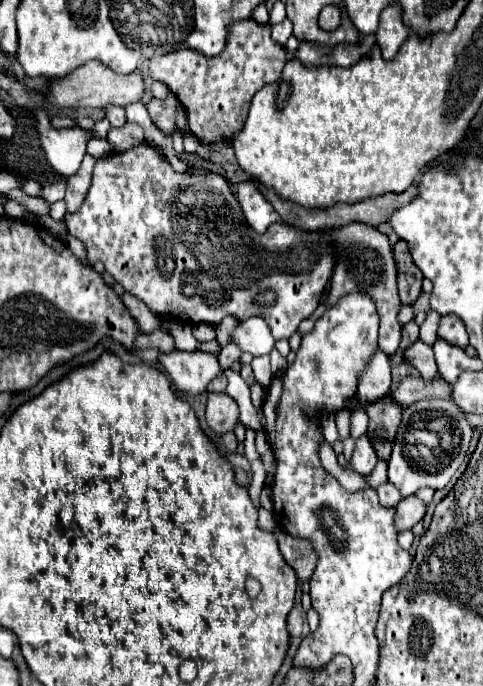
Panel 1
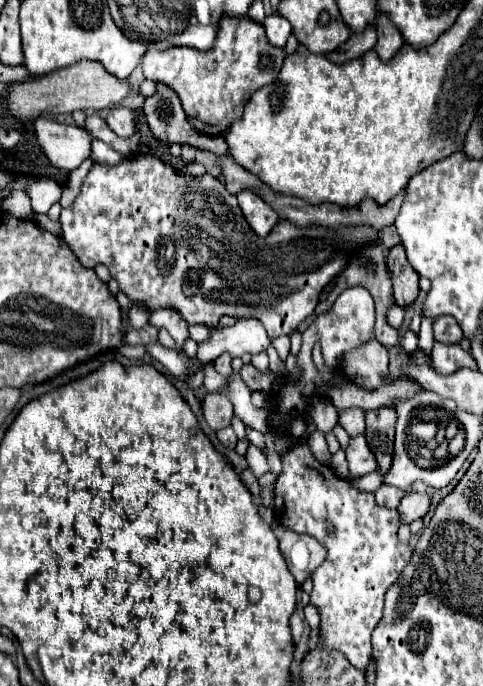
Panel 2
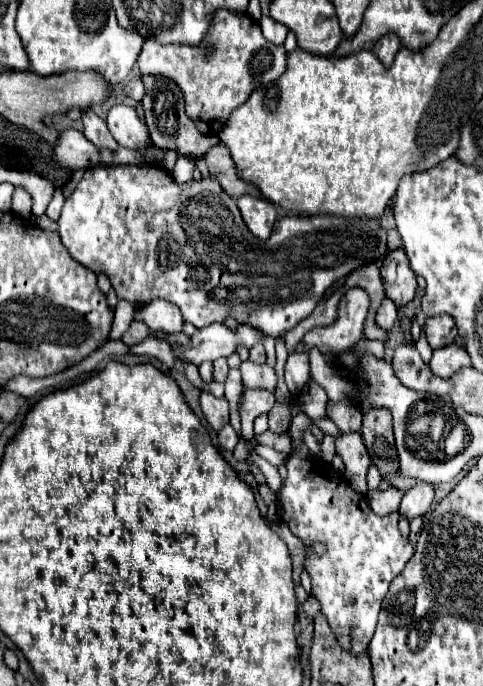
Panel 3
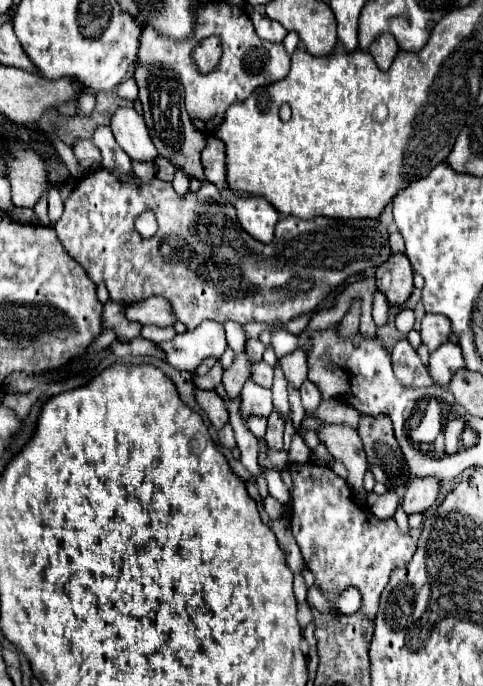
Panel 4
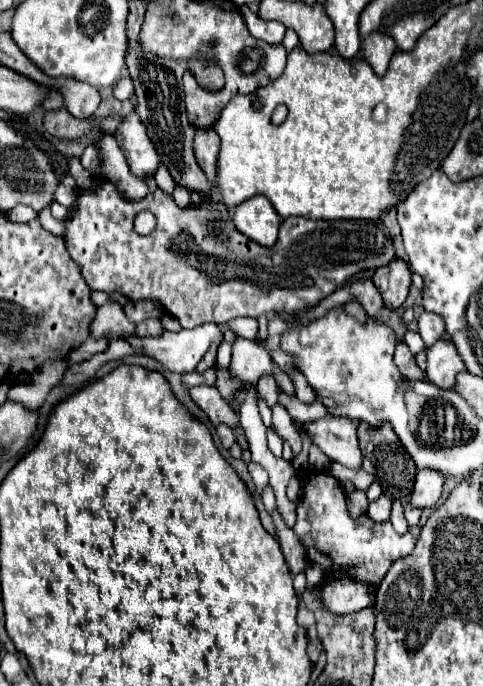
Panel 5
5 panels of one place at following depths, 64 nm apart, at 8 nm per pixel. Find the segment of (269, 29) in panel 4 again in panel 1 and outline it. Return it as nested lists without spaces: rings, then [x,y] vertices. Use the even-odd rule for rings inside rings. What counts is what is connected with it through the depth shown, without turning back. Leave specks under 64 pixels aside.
[[[286,18],[282,24],[272,26],[272,38],[274,38],[280,46],[284,46],[290,36],[292,36],[292,22],[290,22],[288,18]]]

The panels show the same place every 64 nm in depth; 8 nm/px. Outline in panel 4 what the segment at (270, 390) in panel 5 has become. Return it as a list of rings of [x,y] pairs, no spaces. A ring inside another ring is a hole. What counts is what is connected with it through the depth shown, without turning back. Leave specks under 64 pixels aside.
[[[258,362],[250,366],[250,380],[256,382],[258,386],[264,388],[272,388],[272,380],[274,380],[274,372],[272,366],[268,366],[266,362]]]

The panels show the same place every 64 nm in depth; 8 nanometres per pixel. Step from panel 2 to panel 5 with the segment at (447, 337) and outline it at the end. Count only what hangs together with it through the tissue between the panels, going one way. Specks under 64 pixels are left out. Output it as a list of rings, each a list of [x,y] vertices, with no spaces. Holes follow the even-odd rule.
[[[424,312],[418,318],[418,332],[420,332],[426,348],[430,348],[432,344],[436,344],[436,340],[440,340],[444,336],[444,318],[436,316],[432,312]]]

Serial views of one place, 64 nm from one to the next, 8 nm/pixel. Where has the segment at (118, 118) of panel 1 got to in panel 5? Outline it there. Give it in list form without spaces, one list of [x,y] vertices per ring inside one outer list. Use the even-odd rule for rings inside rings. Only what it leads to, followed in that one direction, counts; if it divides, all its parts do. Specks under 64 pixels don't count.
[[[130,112],[120,120],[120,124],[116,128],[116,140],[130,164],[130,170],[136,176],[156,172],[160,158],[158,158],[154,146],[150,144],[146,128],[144,128],[140,116],[136,116],[136,112]]]

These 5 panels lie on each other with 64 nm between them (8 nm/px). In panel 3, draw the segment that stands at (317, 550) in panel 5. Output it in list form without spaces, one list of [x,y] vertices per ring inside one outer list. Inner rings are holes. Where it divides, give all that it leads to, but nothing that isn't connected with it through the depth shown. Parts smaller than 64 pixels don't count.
[[[288,454],[286,468],[288,476],[278,494],[280,516],[304,544],[326,544],[328,550],[322,558],[306,560],[306,572],[312,578],[312,596],[320,602],[322,614],[336,634],[340,648],[358,656],[366,652],[382,610],[382,598],[390,582],[414,556],[414,546],[398,532],[398,512],[388,516],[372,512],[368,498],[350,488],[330,464]]]

